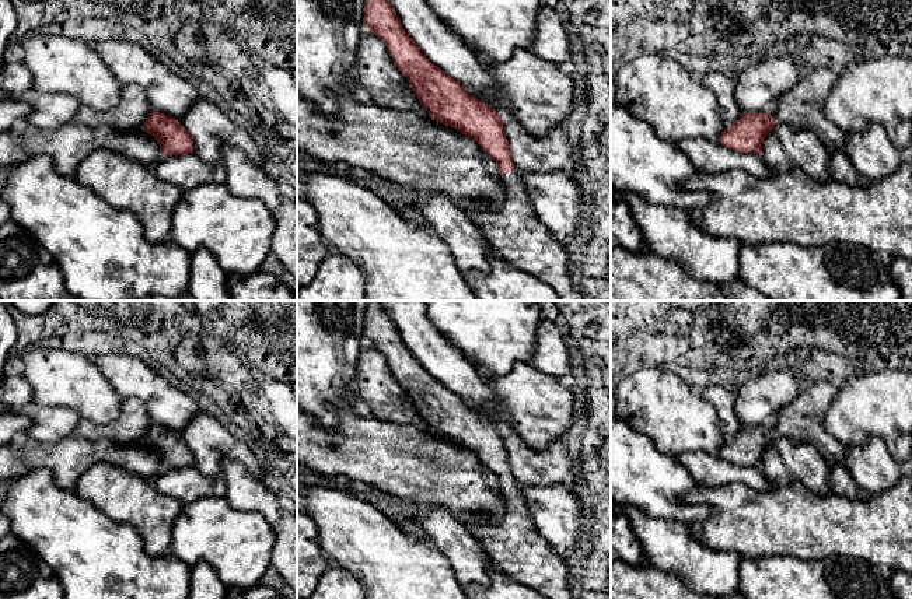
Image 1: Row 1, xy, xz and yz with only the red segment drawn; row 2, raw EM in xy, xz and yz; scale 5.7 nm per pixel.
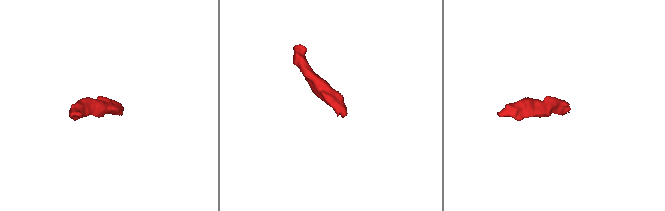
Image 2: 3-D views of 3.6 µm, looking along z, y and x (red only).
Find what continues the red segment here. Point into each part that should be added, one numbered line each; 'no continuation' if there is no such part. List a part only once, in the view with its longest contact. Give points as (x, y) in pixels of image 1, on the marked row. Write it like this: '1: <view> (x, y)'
1: xz (377, 73)

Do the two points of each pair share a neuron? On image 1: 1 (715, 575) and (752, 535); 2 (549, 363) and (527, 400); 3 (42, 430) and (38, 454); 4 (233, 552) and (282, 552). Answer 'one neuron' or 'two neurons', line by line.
1: two neurons
2: two neurons
3: two neurons
4: two neurons

